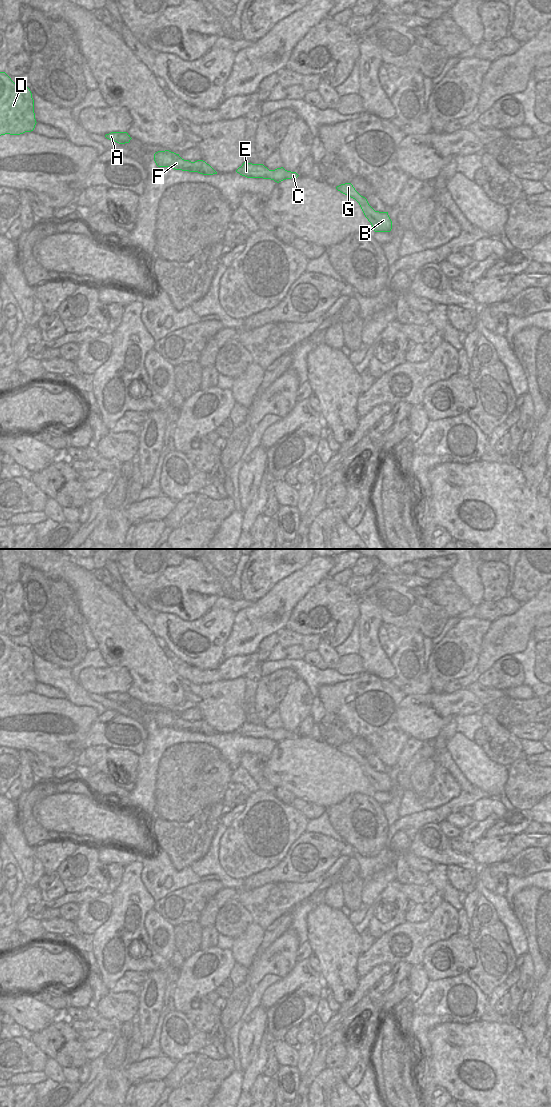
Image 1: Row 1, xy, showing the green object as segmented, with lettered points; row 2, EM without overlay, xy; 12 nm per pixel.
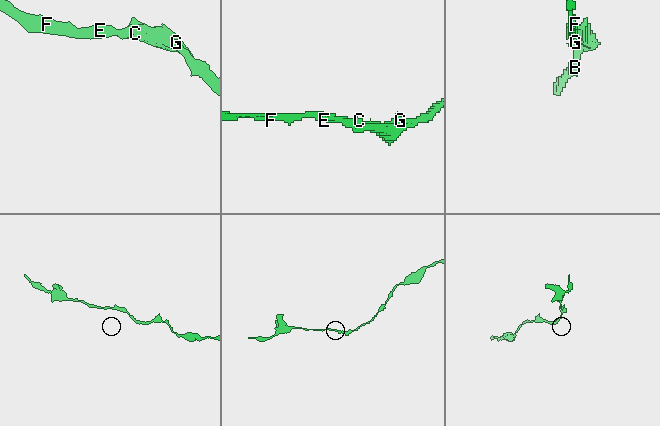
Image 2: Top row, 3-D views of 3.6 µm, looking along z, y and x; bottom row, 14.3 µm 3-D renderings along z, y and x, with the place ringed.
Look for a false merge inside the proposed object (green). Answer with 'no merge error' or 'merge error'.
no merge error

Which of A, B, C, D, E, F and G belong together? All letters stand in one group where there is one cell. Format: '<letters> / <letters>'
A B C D E F G

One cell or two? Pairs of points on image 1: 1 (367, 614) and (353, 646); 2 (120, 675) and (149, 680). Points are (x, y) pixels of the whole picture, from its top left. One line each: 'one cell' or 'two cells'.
1: two cells
2: two cells

